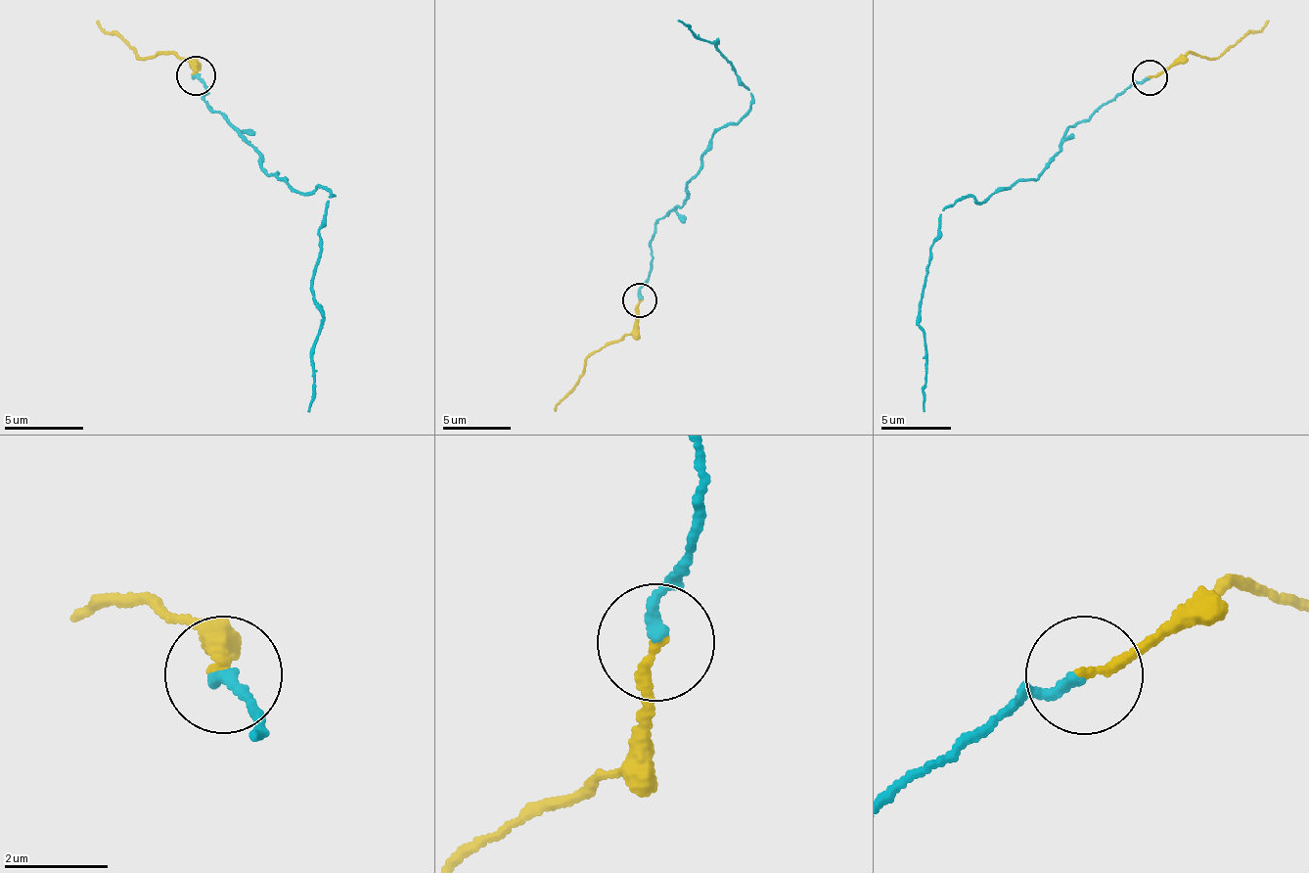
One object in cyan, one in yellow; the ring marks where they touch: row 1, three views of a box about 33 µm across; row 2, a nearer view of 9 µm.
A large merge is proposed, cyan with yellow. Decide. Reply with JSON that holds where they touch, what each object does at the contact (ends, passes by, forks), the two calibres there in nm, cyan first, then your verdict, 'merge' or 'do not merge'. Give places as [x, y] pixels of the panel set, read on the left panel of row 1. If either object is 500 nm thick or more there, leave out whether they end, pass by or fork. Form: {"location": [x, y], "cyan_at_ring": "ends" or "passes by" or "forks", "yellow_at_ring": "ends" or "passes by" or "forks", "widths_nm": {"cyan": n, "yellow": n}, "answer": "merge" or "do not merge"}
{"location": [196, 75], "cyan_at_ring": "ends", "yellow_at_ring": "ends", "widths_nm": {"cyan": 200, "yellow": 200}, "answer": "merge"}

